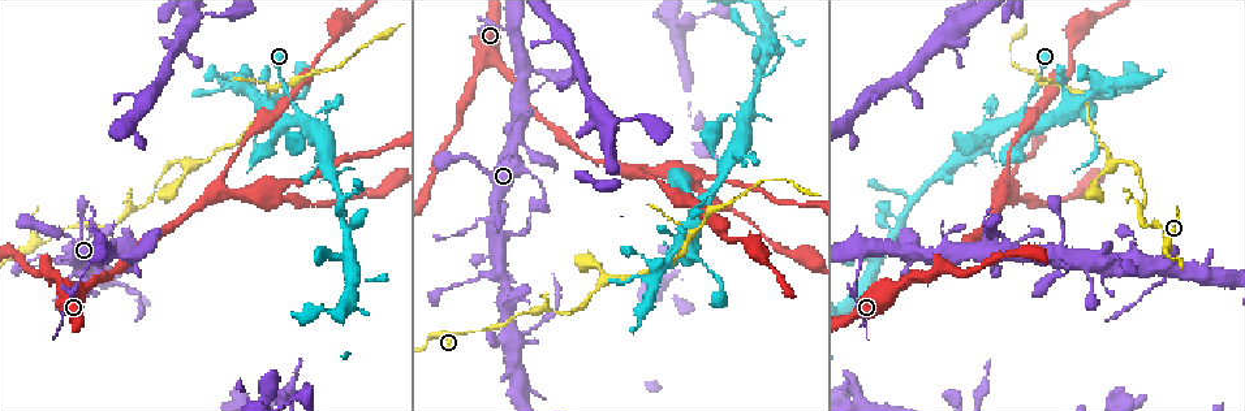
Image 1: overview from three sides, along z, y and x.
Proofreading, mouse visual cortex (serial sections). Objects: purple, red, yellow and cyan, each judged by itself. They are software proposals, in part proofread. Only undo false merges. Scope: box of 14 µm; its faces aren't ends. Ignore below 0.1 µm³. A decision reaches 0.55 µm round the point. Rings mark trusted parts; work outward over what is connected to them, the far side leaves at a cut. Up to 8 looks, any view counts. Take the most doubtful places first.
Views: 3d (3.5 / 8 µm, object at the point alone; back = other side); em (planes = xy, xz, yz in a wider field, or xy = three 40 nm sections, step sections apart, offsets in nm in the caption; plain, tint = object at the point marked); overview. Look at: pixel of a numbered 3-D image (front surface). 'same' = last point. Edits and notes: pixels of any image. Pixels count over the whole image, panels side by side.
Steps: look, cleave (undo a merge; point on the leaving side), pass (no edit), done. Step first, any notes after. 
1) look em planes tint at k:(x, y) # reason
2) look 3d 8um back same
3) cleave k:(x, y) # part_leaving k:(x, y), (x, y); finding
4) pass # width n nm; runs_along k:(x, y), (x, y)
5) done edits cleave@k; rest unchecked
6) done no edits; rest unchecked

look 3d 8um at 1:(61, 228) # a narrow waist

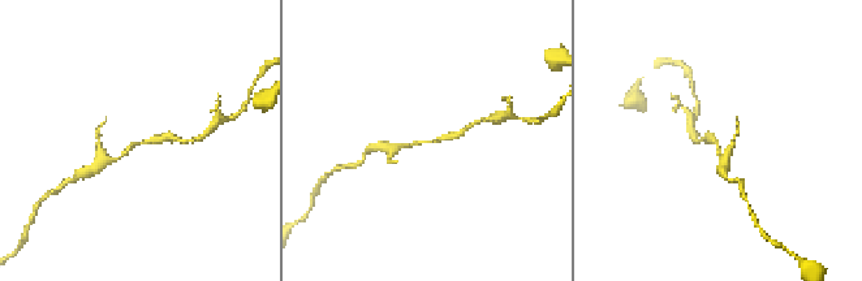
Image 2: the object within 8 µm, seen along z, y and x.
look em xy step 1 tint at 2:(134, 144)

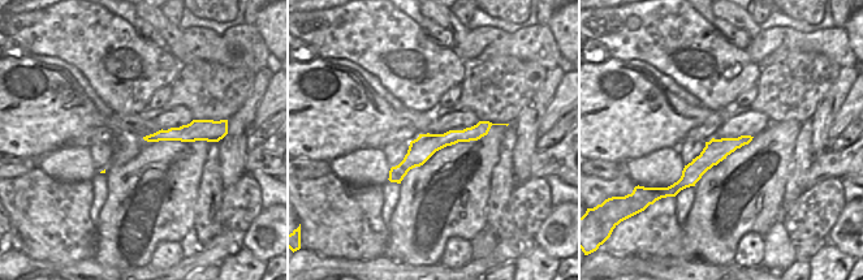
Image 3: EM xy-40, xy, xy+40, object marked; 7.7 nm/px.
pass # continuous, no second cell

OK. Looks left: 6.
look 3d 8um at 1:(273, 186) # thick turns thin

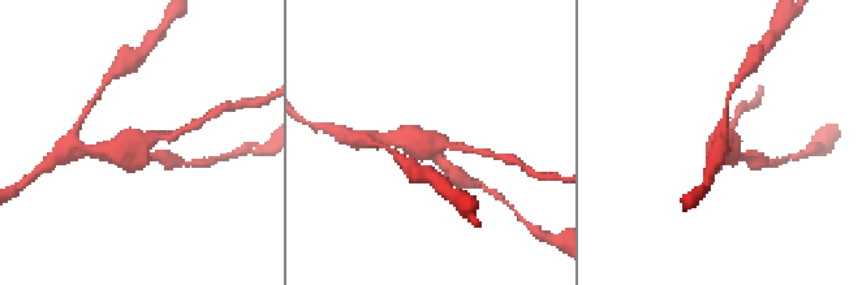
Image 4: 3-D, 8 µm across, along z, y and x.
look em xy step 2 tint at 4:(142, 140)

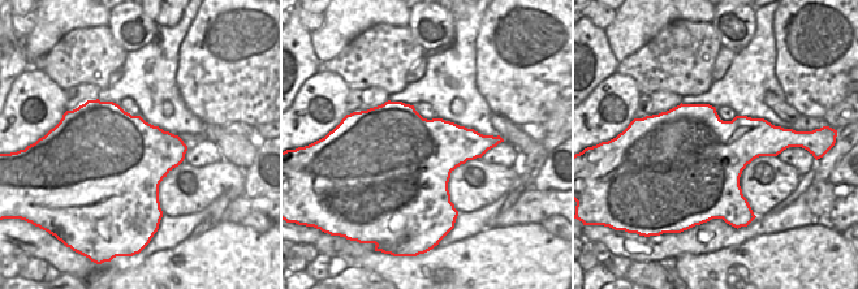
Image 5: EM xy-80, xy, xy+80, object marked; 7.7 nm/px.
pass # runs_along 4:(388, 139), (413, 139), (455, 171); continuous, no second cell

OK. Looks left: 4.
look 3d 3.5um at 1:(1018, 112)

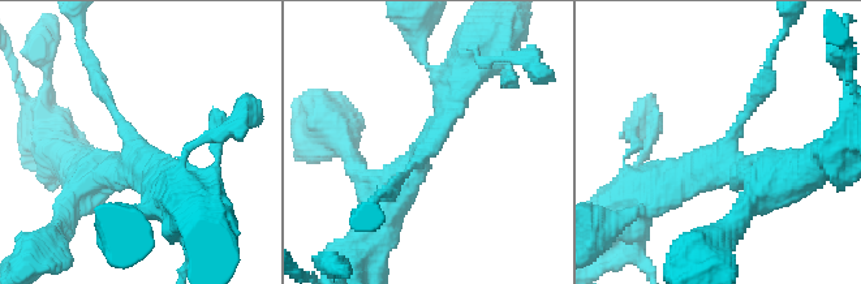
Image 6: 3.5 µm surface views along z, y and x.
look em xy step 1 tint at 6:(723, 148)

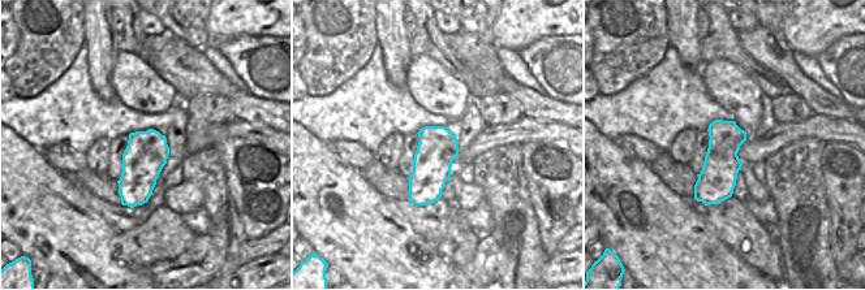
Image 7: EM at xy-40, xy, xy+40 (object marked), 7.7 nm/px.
pass # runs_along 6:(765, 85), (718, 156), (661, 180); all the same cell

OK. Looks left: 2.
done no edits; rest unchecked

